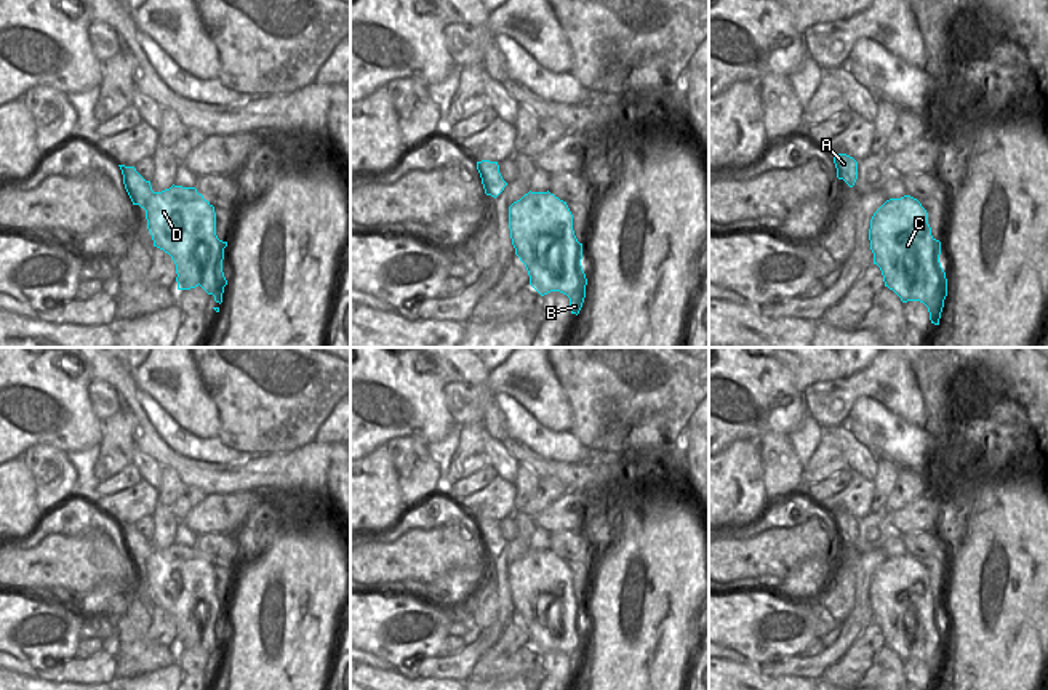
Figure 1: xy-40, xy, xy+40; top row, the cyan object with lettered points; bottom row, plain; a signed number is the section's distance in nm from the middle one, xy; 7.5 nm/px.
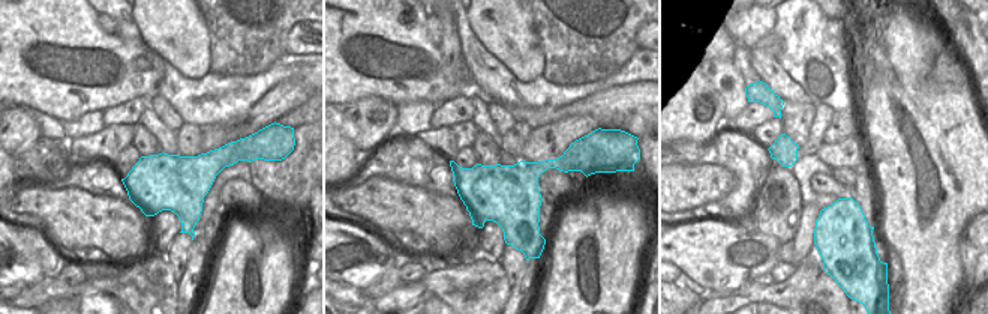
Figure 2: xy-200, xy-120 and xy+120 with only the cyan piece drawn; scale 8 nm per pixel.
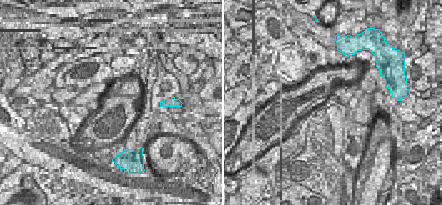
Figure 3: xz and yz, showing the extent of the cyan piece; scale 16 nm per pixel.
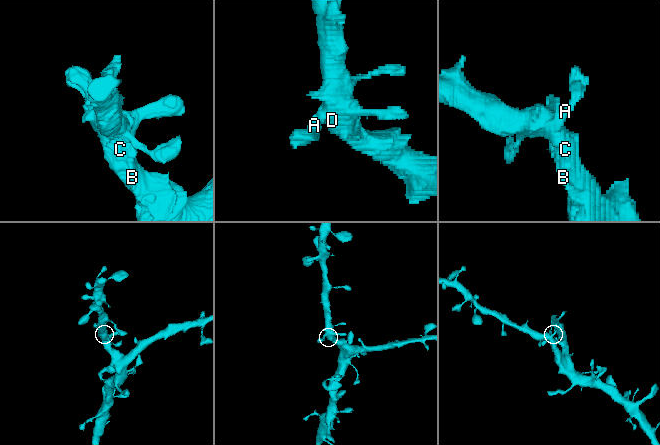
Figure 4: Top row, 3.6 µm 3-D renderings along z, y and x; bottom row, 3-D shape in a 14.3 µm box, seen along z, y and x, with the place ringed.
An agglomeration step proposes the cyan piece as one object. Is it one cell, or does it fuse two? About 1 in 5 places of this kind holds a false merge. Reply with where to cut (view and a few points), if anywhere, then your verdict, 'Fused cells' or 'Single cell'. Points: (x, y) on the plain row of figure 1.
No split. Single cell

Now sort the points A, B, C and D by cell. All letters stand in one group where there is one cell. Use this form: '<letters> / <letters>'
A B C D

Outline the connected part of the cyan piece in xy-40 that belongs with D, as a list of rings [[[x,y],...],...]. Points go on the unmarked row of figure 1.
[[[118,524],[123,533],[125,548],[133,560],[146,568],[147,588],[154,605],[163,608],[176,623],[178,648],[202,645],[216,661],[222,661],[227,639],[222,631],[224,607],[216,594],[214,565],[197,551],[195,546],[171,544],[162,551],[154,551],[150,540],[146,540],[134,525]]]

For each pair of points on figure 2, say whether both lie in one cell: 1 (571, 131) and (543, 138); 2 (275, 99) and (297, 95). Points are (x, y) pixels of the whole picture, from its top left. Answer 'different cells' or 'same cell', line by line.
1: same cell
2: same cell

